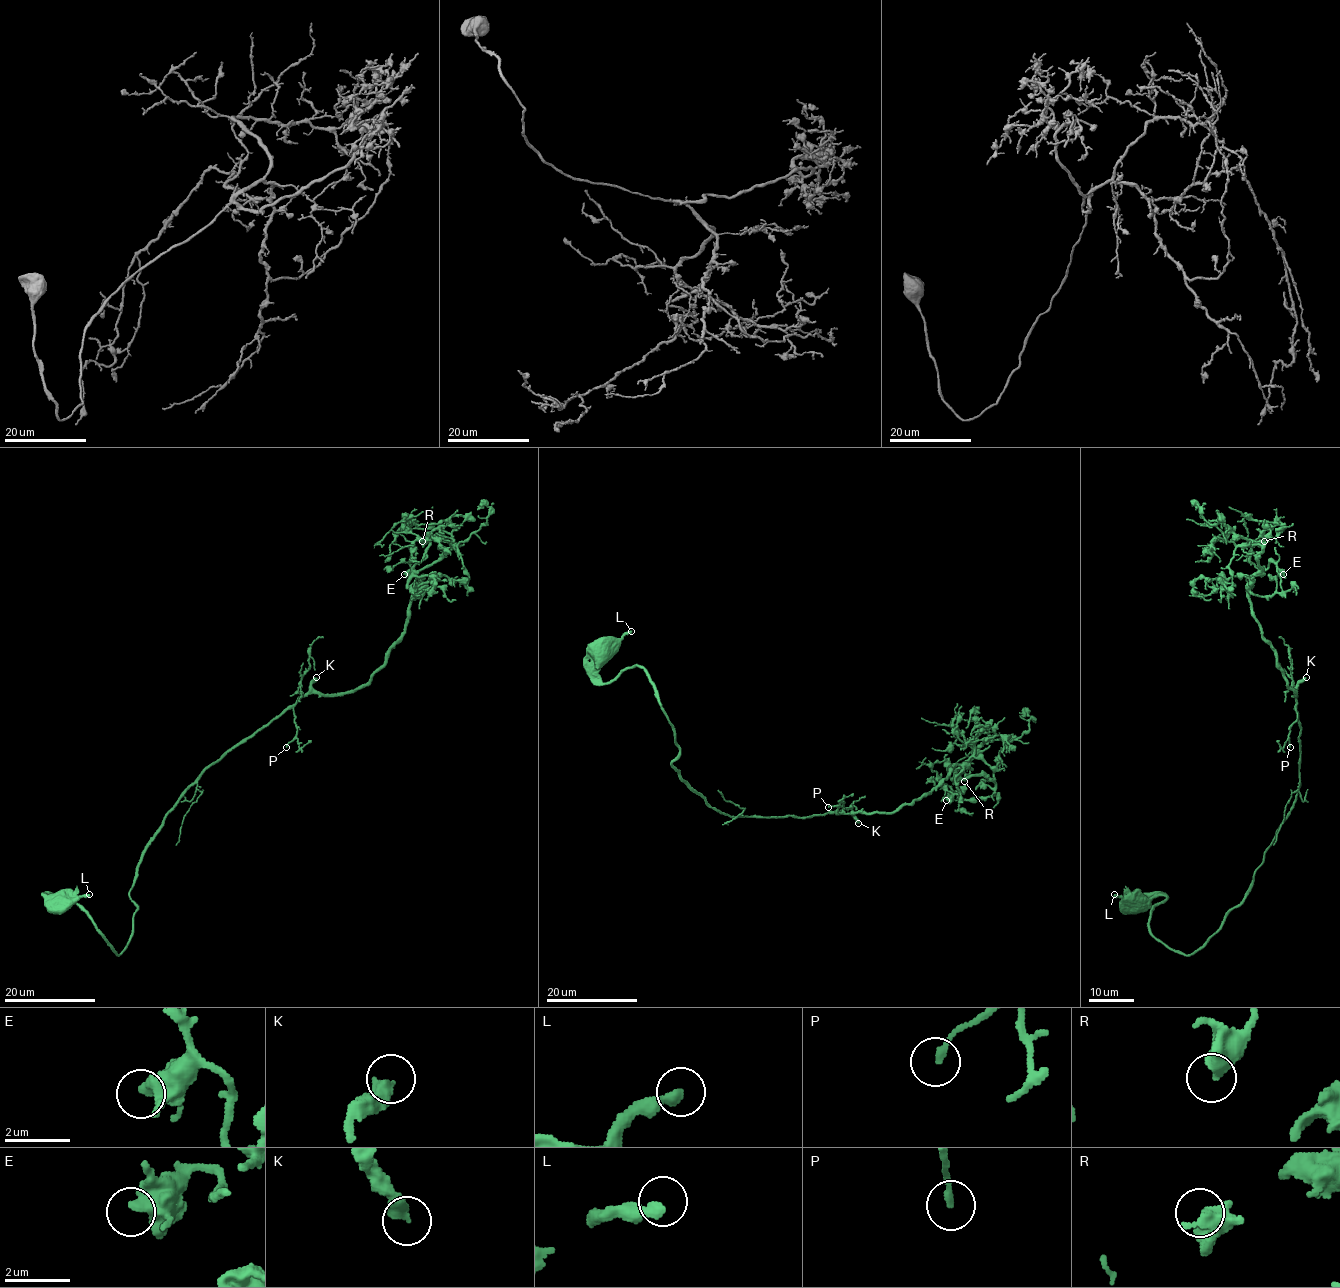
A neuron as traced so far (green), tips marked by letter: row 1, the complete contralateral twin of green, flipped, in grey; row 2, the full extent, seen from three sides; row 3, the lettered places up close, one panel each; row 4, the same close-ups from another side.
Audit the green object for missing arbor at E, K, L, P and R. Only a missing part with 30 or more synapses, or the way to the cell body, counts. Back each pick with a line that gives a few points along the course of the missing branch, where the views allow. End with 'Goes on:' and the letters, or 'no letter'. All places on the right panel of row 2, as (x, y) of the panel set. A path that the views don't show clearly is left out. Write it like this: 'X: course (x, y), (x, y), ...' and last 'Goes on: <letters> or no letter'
Goes on: K

